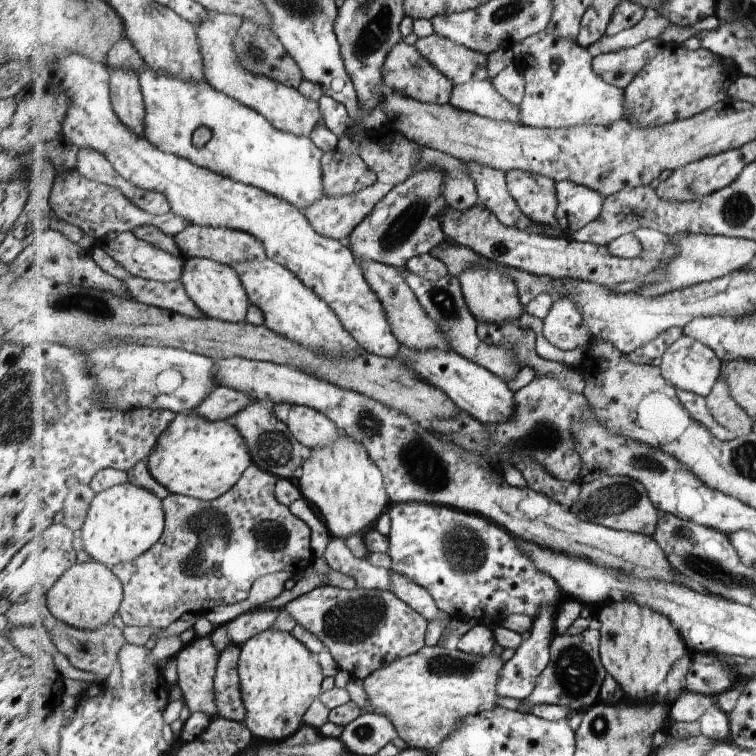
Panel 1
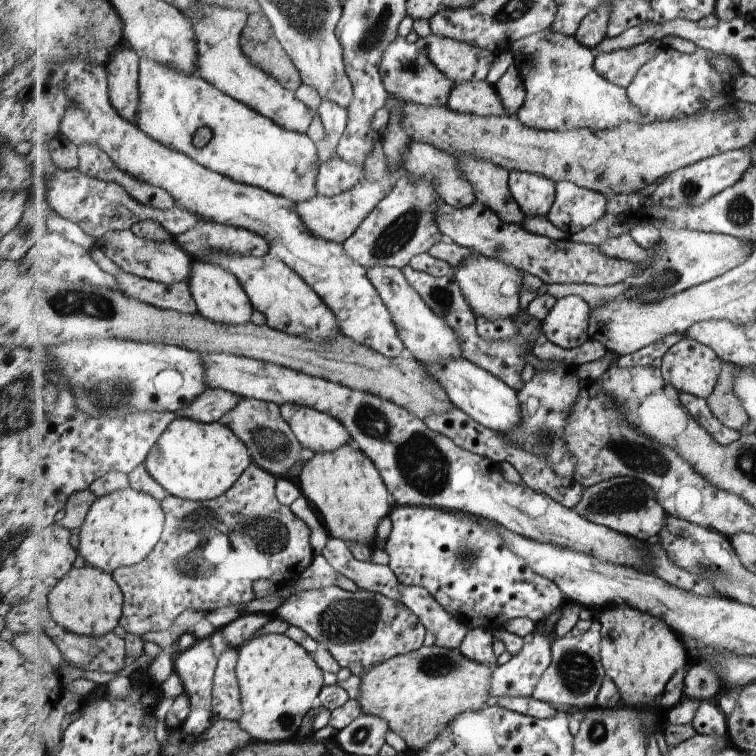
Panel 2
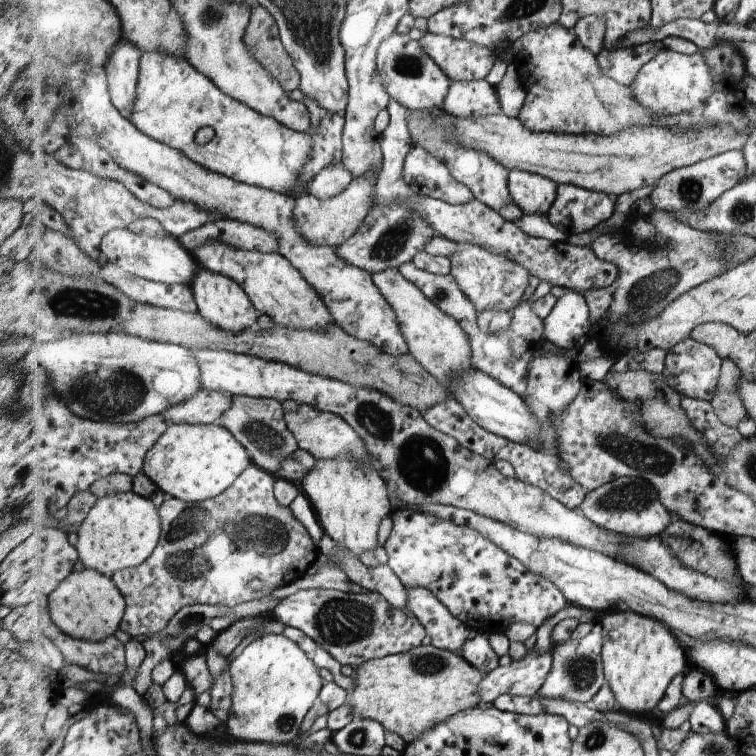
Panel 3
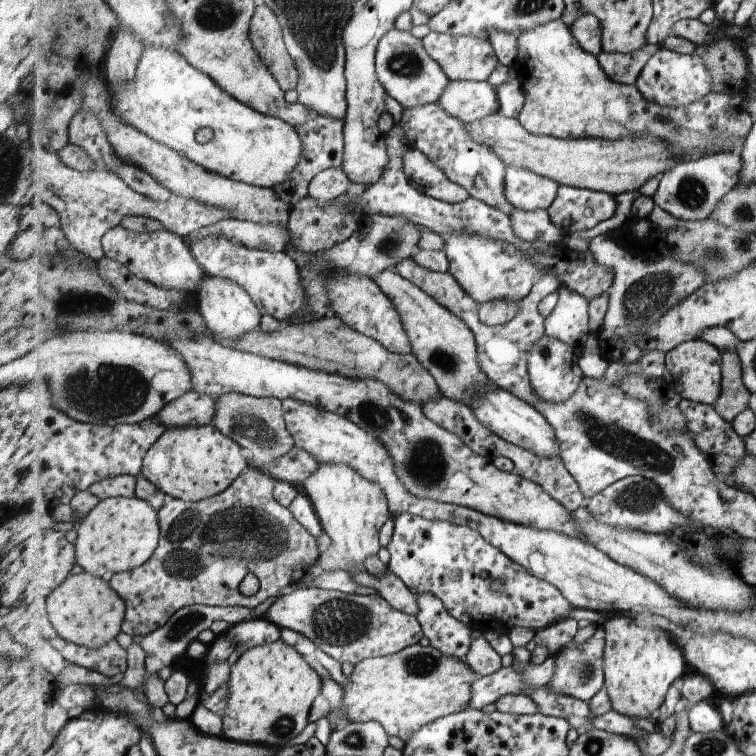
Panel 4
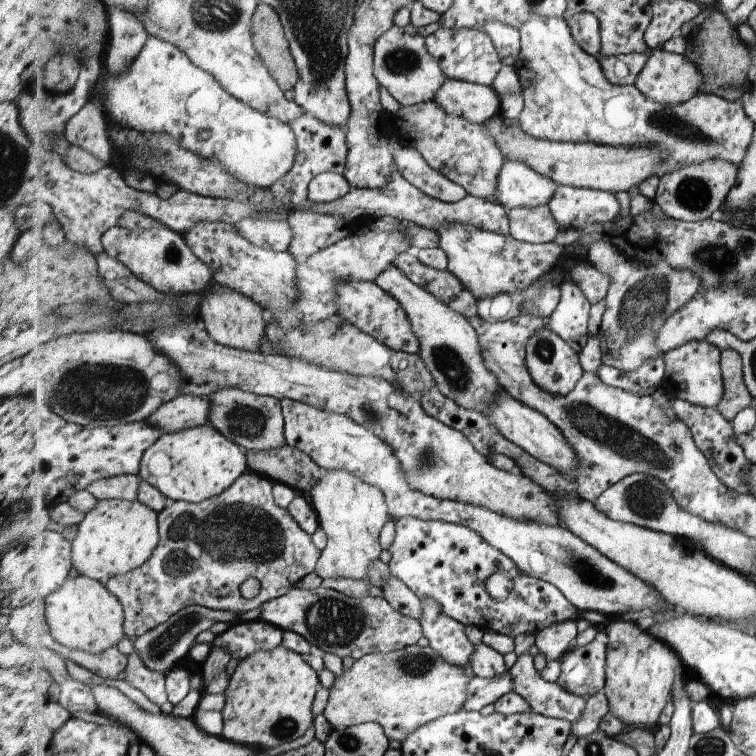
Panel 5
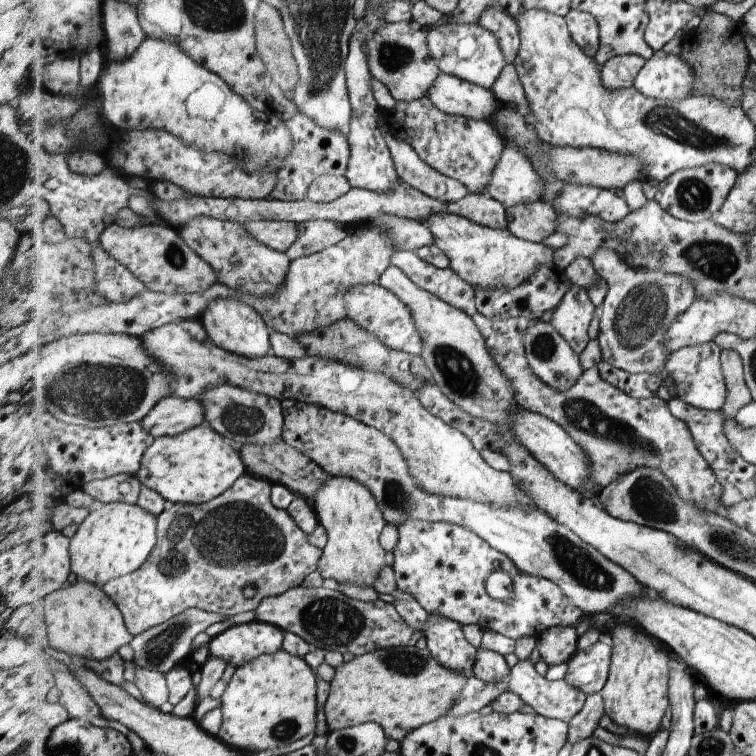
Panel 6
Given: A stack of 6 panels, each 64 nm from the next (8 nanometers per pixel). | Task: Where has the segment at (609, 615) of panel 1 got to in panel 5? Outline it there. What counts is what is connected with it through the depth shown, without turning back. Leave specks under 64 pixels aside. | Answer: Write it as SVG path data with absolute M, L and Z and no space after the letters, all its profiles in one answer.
M615 619L606 630L611 638L611 646L607 652L607 676L604 694L608 698L609 710L613 716L619 718L623 724L638 726L643 724L645 729L655 730L660 723L661 714L672 697L674 683L682 673L683 662L680 656L659 636L653 636L653 632L639 628L635 622Z

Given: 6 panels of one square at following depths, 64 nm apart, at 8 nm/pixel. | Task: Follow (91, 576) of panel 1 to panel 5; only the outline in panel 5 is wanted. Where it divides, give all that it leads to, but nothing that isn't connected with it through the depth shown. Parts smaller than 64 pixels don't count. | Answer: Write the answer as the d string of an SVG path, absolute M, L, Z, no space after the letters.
M78 573L72 574L53 595L45 601L45 616L48 618L52 637L63 646L93 654L103 654L117 646L125 632L124 608L117 596L113 596L105 584Z

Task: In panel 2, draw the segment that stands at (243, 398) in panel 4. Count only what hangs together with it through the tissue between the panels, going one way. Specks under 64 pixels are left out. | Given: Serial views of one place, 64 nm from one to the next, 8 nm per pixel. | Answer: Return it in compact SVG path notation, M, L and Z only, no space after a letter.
M243 398L229 414L224 416L223 421L245 441L257 465L277 476L292 478L289 472L301 461L304 446L282 416L280 405L261 399Z

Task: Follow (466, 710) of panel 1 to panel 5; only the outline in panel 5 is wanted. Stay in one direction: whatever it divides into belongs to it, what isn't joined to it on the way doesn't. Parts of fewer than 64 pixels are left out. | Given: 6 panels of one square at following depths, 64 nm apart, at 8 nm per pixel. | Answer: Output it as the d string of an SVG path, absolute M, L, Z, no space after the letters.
M412 645L394 652L385 652L385 654L369 654L363 656L361 660L354 661L350 668L336 678L330 691L324 717L332 730L377 722L385 728L390 740L397 740L402 744L409 738L409 734L417 731L417 728L464 709L472 678L470 669L449 664L447 660L441 658L438 651L430 646L421 648L421 646Z

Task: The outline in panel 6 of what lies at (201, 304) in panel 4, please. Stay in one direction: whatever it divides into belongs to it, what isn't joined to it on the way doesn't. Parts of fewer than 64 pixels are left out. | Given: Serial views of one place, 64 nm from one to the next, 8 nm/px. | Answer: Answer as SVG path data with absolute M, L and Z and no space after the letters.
M237 298L214 301L210 308L203 312L201 319L213 343L225 351L245 358L263 358L272 353L271 330L268 324L255 308Z

